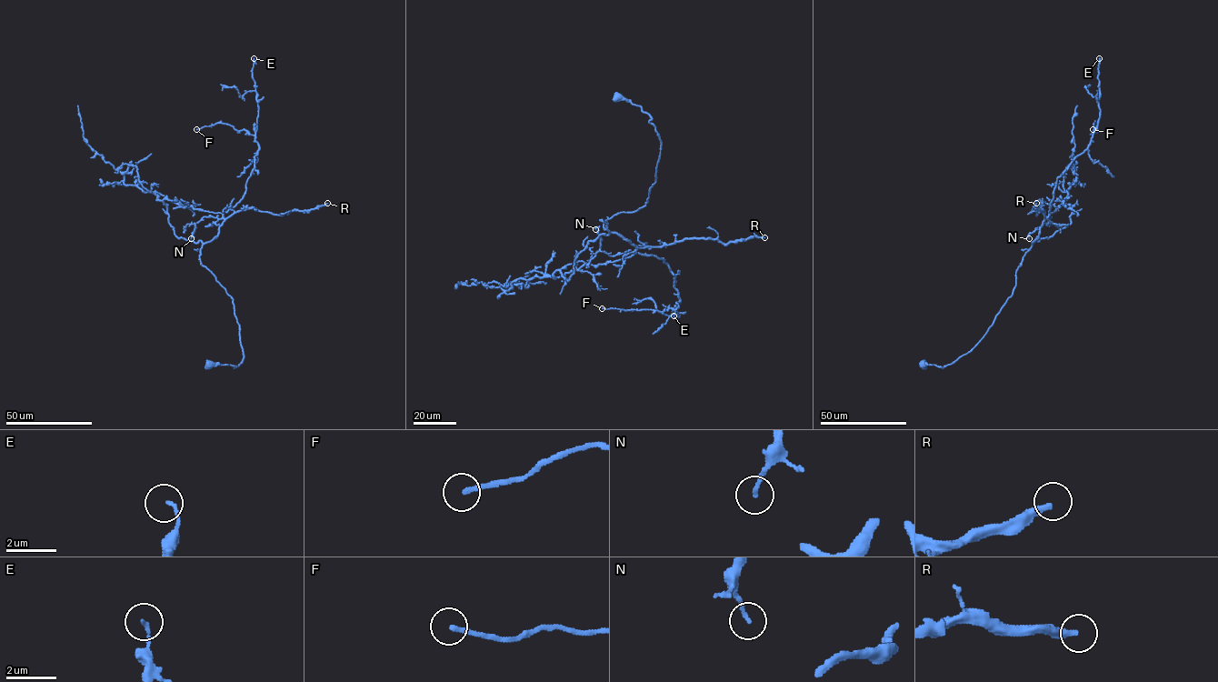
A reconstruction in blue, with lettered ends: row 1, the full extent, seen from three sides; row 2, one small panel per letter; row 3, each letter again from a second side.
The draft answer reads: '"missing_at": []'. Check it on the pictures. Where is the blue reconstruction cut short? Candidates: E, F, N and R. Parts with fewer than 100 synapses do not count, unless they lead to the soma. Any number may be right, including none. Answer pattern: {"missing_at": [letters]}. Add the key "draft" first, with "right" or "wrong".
{"draft": "wrong", "missing_at": ["R"]}

